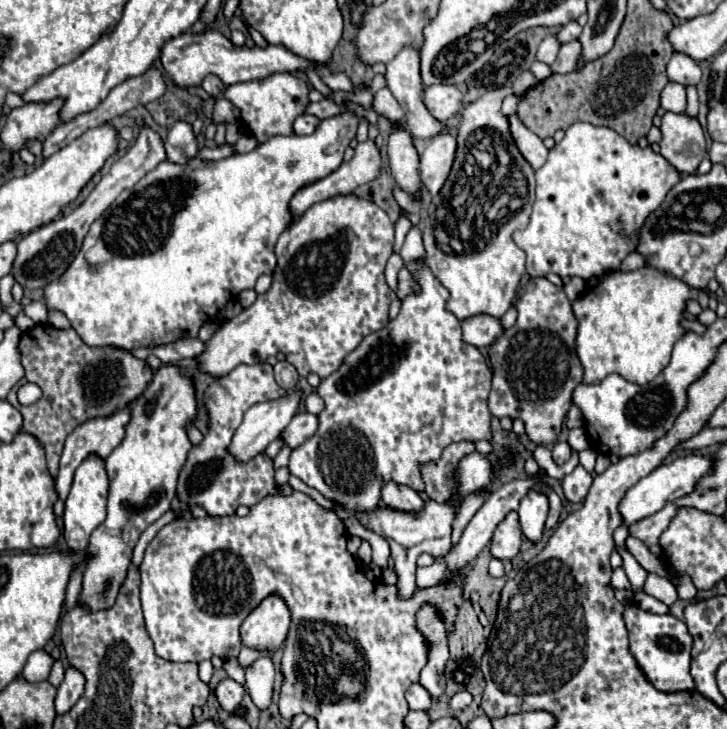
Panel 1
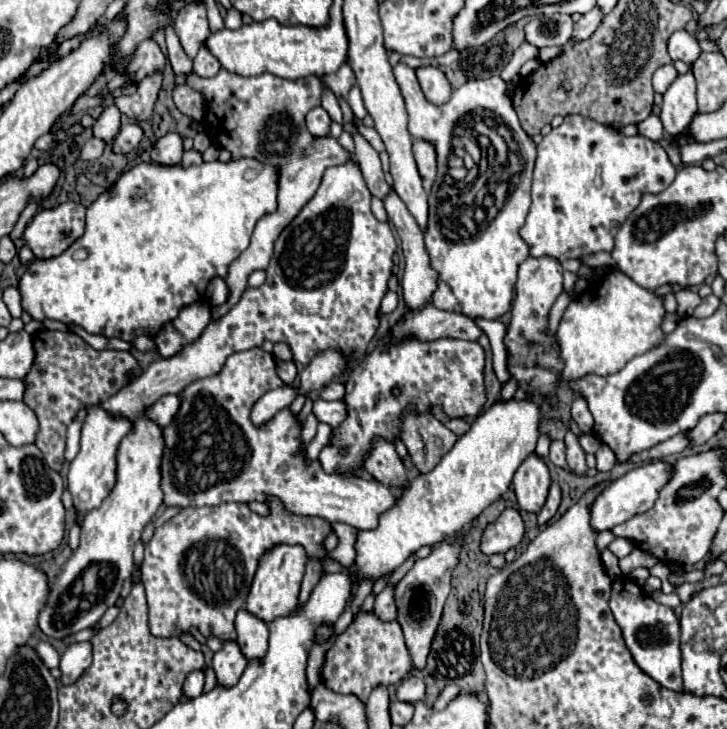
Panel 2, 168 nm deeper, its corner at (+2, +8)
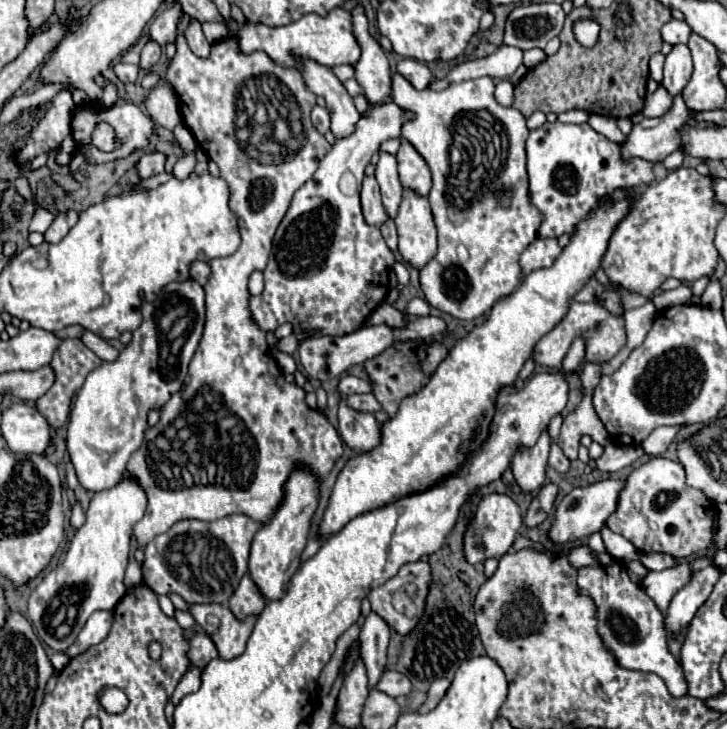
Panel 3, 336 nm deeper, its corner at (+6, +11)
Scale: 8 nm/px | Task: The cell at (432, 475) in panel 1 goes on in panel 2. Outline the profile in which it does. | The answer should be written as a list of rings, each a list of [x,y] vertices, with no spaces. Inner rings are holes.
[[[408,414],[402,420],[402,442],[418,472],[426,474],[458,442],[458,436],[432,414]]]

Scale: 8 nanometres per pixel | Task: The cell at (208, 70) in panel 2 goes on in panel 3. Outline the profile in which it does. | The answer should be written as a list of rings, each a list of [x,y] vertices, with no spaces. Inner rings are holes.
[[[192,19],[188,25],[186,25],[186,31],[184,31],[184,37],[188,41],[188,47],[198,55],[198,57],[208,57],[210,55],[210,43],[206,41],[204,33],[202,33],[202,27],[196,19]]]

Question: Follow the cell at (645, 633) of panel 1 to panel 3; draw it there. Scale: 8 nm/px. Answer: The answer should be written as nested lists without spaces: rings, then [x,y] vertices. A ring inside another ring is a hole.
[[[612,561],[608,565],[592,565],[592,567],[586,565],[586,567],[578,569],[576,583],[578,583],[578,591],[582,595],[588,595],[594,601],[596,617],[598,617],[598,633],[600,633],[602,643],[606,645],[606,649],[610,649],[610,653],[614,653],[614,659],[618,661],[618,665],[622,665],[624,669],[632,669],[632,671],[656,673],[658,677],[664,679],[664,683],[668,685],[668,691],[670,691],[672,697],[684,697],[688,693],[686,679],[684,679],[680,663],[668,651],[668,637],[666,637],[666,629],[664,629],[664,615],[658,611],[654,601],[644,593],[644,589],[628,579],[626,567],[620,561]]]

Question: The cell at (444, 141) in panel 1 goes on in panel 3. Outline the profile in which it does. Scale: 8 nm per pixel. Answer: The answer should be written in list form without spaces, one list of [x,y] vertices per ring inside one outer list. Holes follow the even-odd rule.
[[[402,141],[396,159],[398,159],[398,173],[402,187],[426,197],[432,187],[432,177],[422,155],[408,141]]]

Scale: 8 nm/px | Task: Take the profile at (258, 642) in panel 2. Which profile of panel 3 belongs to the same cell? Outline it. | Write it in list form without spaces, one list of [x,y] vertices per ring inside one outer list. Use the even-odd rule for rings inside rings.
[[[246,573],[228,603],[230,603],[232,613],[234,613],[238,619],[244,619],[246,615],[262,613],[262,609],[264,609],[264,605],[266,605],[266,599],[264,599],[264,595],[260,593],[260,589],[254,585],[252,577]]]

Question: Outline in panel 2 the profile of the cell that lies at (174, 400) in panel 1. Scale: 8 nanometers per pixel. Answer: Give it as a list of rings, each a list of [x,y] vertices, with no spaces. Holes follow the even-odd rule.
[[[148,416],[134,420],[134,432],[122,440],[116,456],[116,486],[108,498],[86,514],[82,522],[80,546],[62,566],[50,598],[38,616],[40,628],[48,638],[62,640],[66,634],[94,626],[102,614],[118,600],[124,580],[132,574],[132,550],[144,526],[158,512],[162,496],[162,426]]]

